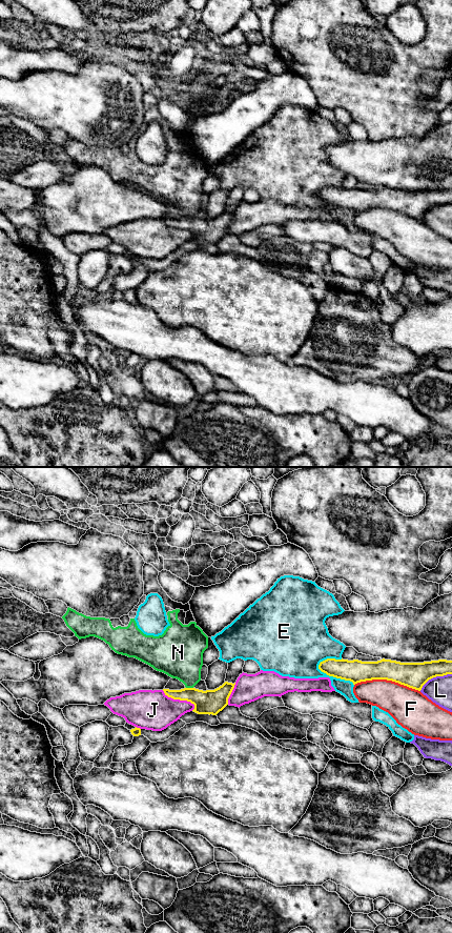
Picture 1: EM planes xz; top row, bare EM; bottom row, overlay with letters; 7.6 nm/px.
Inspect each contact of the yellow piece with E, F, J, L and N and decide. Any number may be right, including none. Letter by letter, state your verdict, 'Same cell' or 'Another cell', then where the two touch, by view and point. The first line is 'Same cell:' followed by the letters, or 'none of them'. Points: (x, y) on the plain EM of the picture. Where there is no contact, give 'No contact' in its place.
Same cell: none of them
E: Another cell. Touches yellow at xz (334, 205)
F: Another cell. Touches yellow at xz (387, 208)
J: Another cell. Touches yellow at xz (180, 228)
L: Another cell. Touches yellow at xz (434, 205)
N: Another cell. Touches yellow at xz (189, 217)

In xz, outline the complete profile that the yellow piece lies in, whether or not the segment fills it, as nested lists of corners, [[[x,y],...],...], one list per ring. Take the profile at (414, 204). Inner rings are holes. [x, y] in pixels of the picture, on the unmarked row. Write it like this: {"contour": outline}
{"contour": [[[327,187],[320,191],[319,198],[329,205],[350,209],[353,214],[372,208],[387,208],[420,220],[429,208],[452,203],[452,189],[400,191],[385,187],[377,190]]]}

